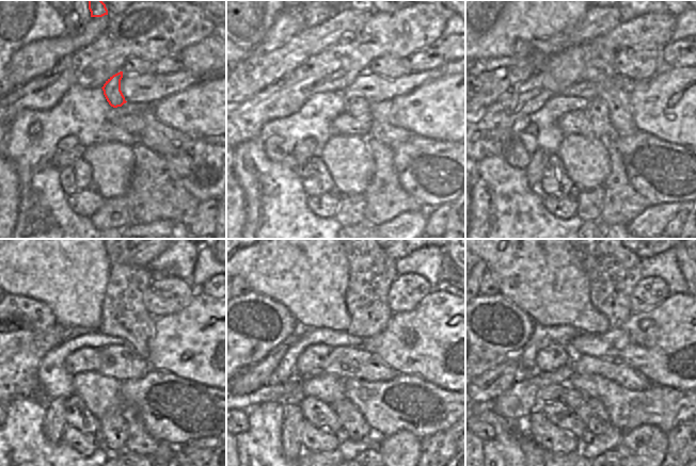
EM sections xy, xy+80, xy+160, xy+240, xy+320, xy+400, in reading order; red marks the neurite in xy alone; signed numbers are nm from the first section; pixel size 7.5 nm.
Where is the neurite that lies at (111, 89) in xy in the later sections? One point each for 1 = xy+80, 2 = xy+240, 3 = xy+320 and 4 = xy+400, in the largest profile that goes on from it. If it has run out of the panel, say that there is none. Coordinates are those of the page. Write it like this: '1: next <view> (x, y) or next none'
1: next xy+80 (357, 107)
2: next xy+240 (121, 363)
3: next xy+320 (347, 363)
4: next xy+400 (520, 401)

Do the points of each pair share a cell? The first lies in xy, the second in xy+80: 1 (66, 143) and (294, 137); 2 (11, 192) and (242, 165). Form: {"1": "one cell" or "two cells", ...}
{"1": "two cells", "2": "two cells"}

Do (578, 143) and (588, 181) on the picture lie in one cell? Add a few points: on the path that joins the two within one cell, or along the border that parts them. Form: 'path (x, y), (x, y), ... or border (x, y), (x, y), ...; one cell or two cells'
path (578, 153), (586, 161), (588, 172); one cell

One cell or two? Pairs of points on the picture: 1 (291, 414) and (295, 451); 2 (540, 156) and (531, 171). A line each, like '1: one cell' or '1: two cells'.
1: one cell
2: one cell

